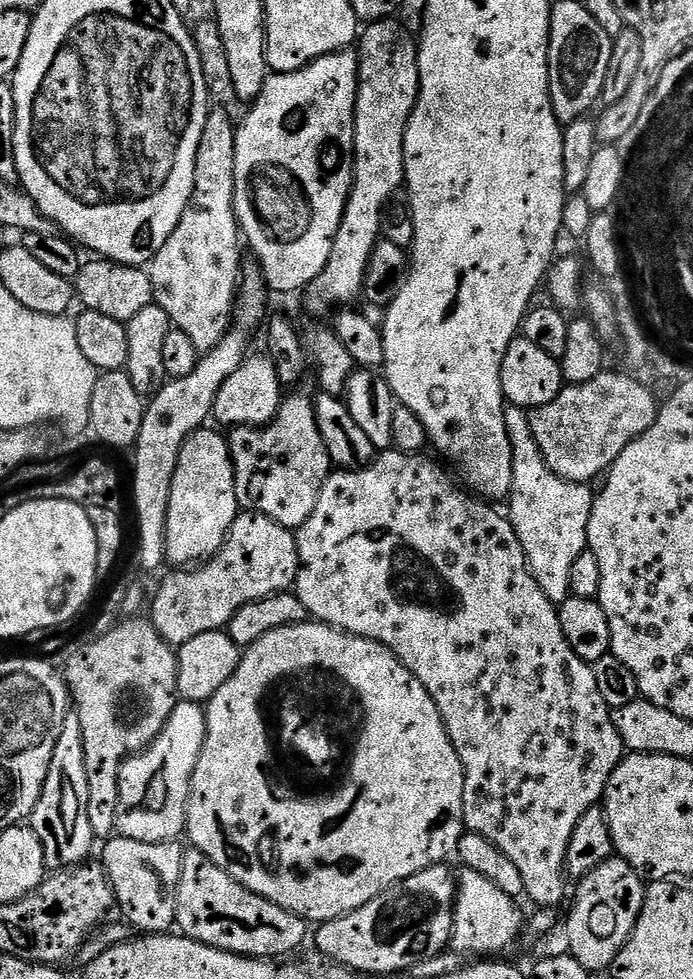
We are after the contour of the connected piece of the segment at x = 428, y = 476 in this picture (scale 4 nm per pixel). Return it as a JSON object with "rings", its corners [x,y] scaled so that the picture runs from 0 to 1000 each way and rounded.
{"rings":[[[554,460],[530,476],[512,480],[485,480],[475,485],[459,505],[453,525],[447,525],[447,529],[442,529],[439,536],[426,544],[433,585],[427,588],[424,607],[452,634],[561,662],[583,682],[603,693],[606,700],[628,717],[649,758],[670,783],[667,823],[671,847],[680,853],[701,856],[719,864],[719,868],[724,868],[724,872],[742,880],[747,893],[753,893],[756,915],[768,918],[775,928],[797,930],[804,926],[801,923],[814,919],[814,882],[817,868],[823,864],[823,852],[828,852],[828,844],[834,844],[837,837],[870,818],[872,805],[880,791],[886,791],[900,775],[903,765],[883,736],[885,728],[869,717],[869,709],[863,709],[863,697],[857,697],[854,679],[823,664],[823,656],[817,656],[817,648],[811,648],[804,618],[797,617],[788,607],[782,607],[776,594],[768,589],[753,554],[747,554],[747,545],[739,539],[737,530],[726,526],[722,528],[710,520],[714,518],[683,509],[662,497],[658,499],[626,471],[612,468],[606,464]]]}

